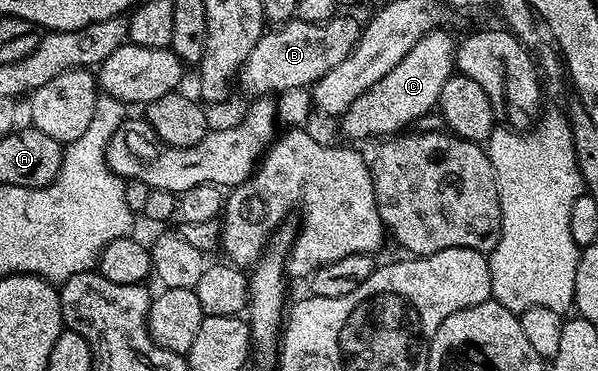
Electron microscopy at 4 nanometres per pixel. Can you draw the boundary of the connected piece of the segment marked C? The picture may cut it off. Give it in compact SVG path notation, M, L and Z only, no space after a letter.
M440 28L428 32L417 44L413 44L413 48L409 48L409 52L403 57L401 64L397 64L397 68L393 68L393 72L389 72L389 76L381 76L381 80L377 80L377 84L373 84L373 88L369 88L364 94L357 96L357 100L353 100L353 104L349 104L349 108L341 116L343 138L344 136L347 138L379 138L382 134L395 136L406 131L407 125L415 124L419 118L438 107L441 88L445 88L445 84L451 79L452 74L456 73L457 38L456 35L446 34L445 31L446 29Z

